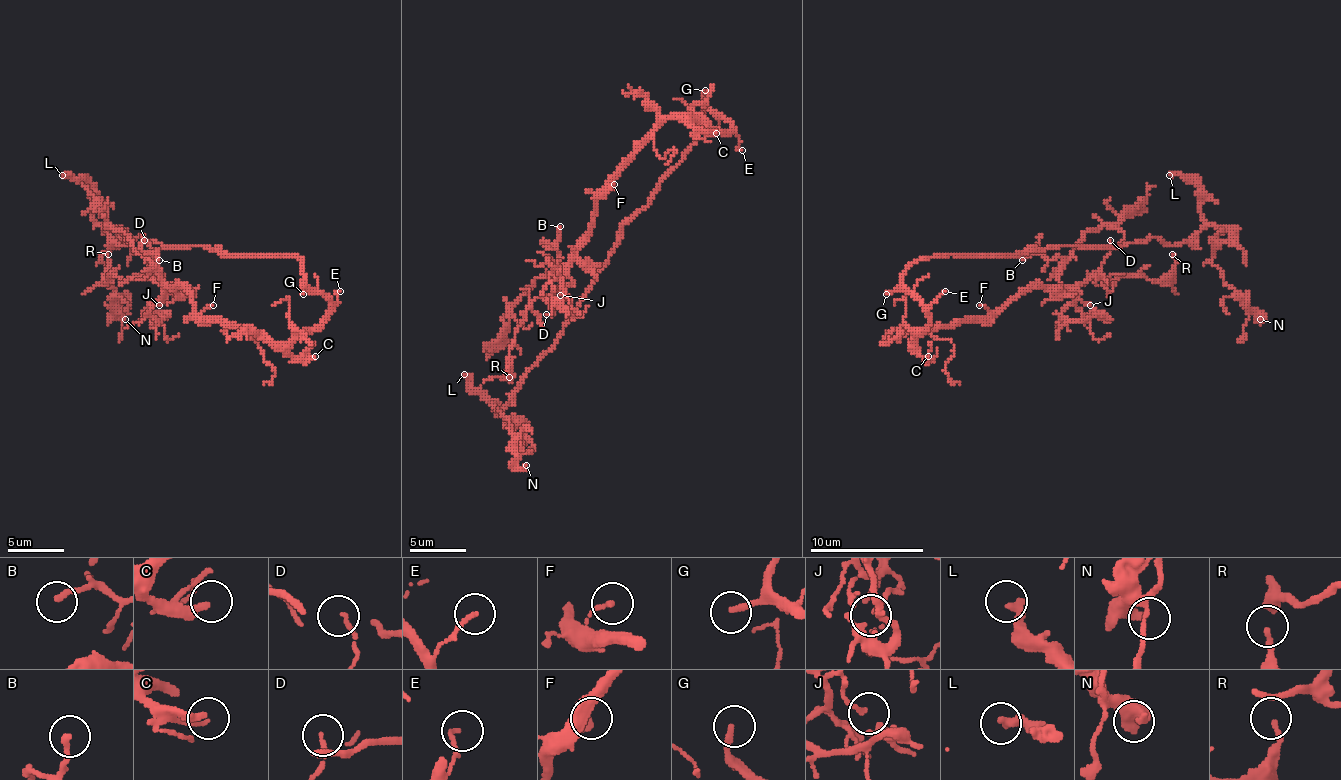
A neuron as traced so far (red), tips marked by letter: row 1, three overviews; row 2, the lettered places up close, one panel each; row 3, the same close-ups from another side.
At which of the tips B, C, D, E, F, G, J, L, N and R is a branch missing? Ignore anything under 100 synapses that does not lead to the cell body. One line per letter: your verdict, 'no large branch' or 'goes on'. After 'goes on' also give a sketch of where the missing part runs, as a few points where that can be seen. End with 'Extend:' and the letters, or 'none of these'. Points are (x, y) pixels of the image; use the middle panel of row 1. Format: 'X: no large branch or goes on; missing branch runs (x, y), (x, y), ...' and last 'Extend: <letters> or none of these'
B: no large branch
C: no large branch
D: no large branch
E: no large branch
F: no large branch
G: goes on
J: no large branch
L: no large branch
N: no large branch
R: no large branch
Extend: G

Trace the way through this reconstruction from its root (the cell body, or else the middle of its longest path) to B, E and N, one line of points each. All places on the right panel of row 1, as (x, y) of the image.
B: (926, 257), (903, 277), (928, 319), (911, 342), (1059, 282), (1056, 260), (1022, 260)
E: (926, 257), (917, 260), (906, 271), (903, 282), (926, 305), (931, 305), (945, 291)
N: (926, 257), (1152, 237), (1178, 246), (1220, 226), (1229, 237), (1212, 263), (1260, 319)

